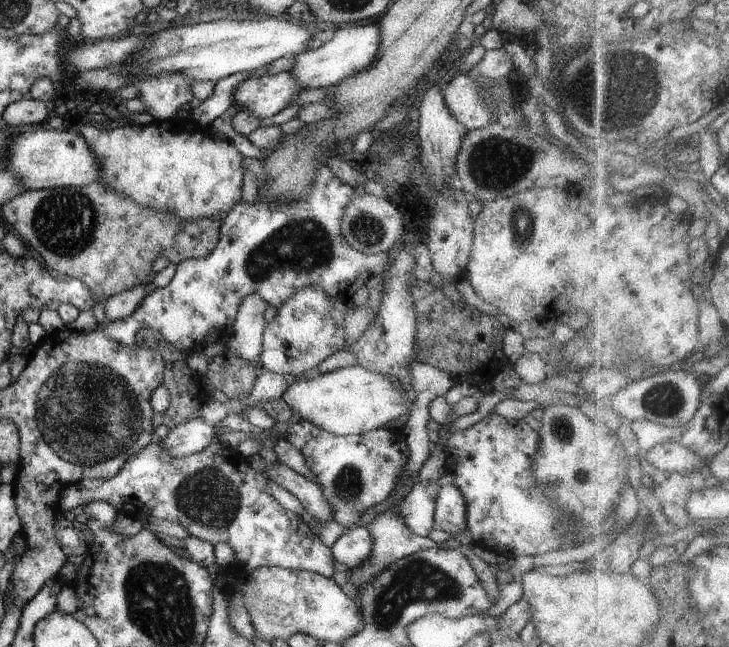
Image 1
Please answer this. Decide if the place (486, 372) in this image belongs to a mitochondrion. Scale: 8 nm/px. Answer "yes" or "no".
no

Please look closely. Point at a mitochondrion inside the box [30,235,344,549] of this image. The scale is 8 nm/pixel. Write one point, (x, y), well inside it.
(80, 426)

